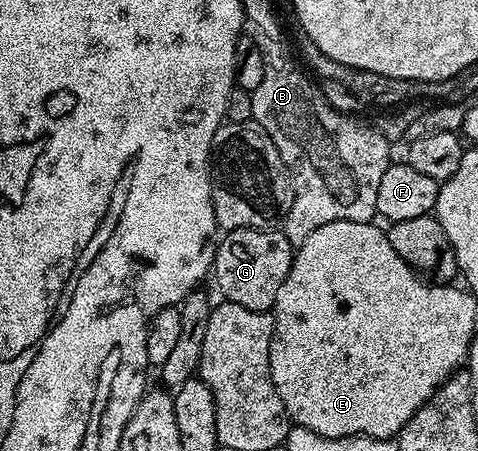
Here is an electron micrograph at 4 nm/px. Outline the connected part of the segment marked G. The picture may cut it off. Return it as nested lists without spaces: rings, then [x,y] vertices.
[[[278,228],[227,230],[221,238],[214,252],[212,267],[212,282],[214,278],[221,297],[232,304],[240,304],[240,308],[269,311],[280,292],[280,284],[284,284],[292,268],[295,243],[286,239],[285,233]]]

